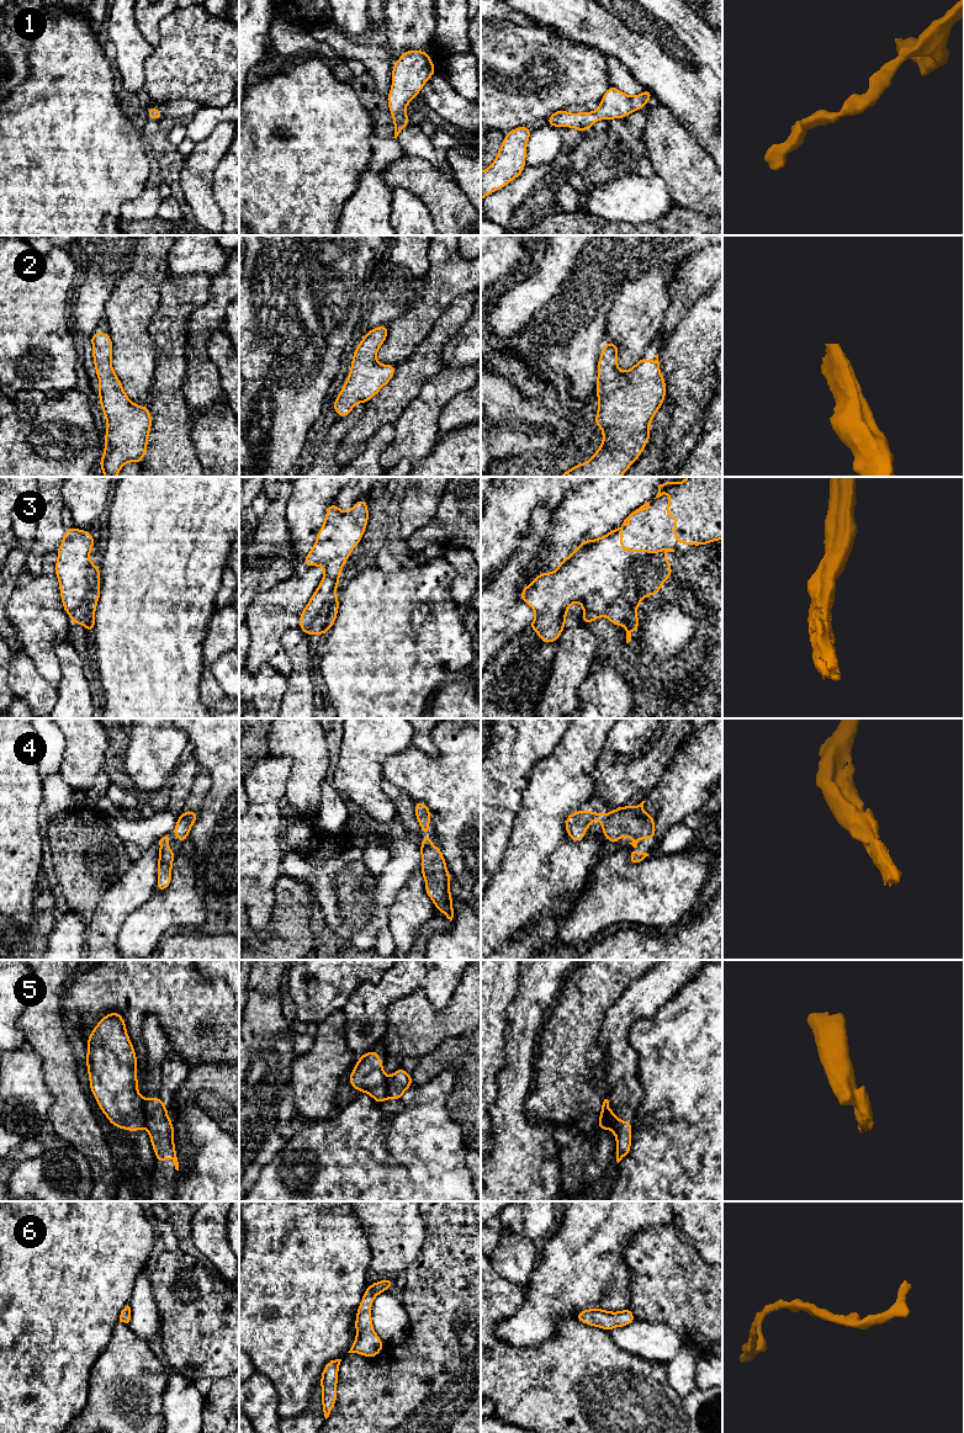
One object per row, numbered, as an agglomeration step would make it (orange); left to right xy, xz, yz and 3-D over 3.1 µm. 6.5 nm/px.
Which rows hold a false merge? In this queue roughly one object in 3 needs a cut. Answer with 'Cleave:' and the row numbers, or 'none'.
Cleave: 5

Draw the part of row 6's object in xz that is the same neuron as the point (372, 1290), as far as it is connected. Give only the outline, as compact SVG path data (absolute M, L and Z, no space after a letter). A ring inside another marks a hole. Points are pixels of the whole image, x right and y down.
M385 1279L366 1288L361 1304L356 1311L356 1338L348 1353L359 1353L367 1358L375 1358L382 1349L385 1349L381 1338L376 1334L372 1327L371 1305L380 1293L387 1291L393 1285L394 1279Z

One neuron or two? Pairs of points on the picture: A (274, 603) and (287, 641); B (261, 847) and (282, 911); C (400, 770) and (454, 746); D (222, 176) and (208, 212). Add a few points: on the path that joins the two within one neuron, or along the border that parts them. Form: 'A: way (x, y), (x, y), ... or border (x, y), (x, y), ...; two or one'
A: border (297, 627), (281, 637), (290, 661); two
B: border (282, 874), (277, 880), (275, 905), (270, 917); two
C: way (413, 770), (432, 770), (443, 759); one
D: border (216, 168), (213, 174), (213, 198), (223, 222); two

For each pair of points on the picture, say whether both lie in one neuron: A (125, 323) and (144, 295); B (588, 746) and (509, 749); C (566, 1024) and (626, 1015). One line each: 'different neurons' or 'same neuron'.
A: same neuron
B: different neurons
C: different neurons

